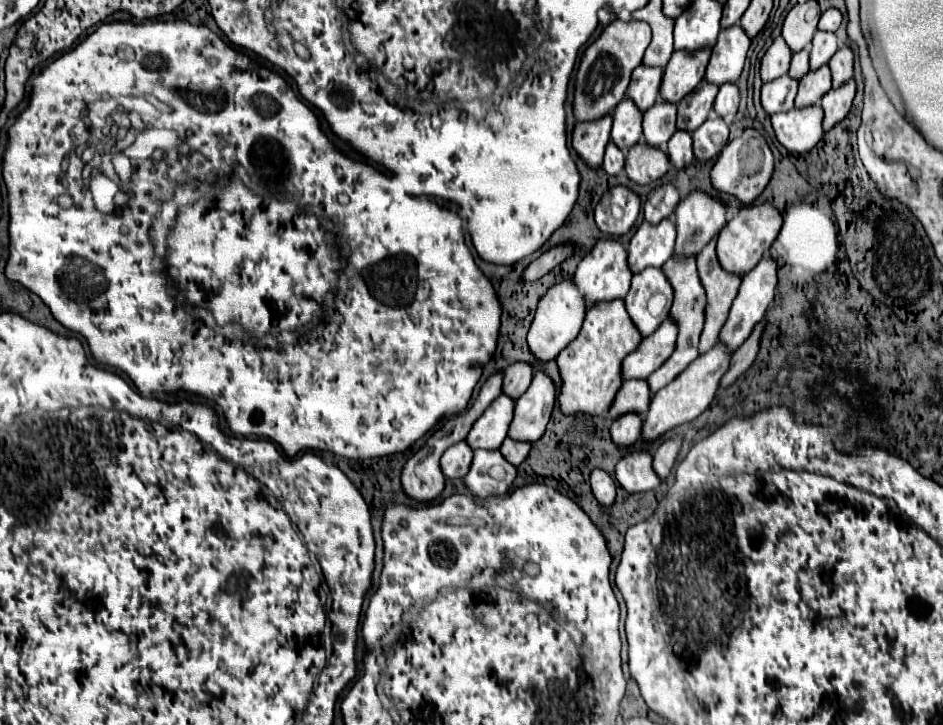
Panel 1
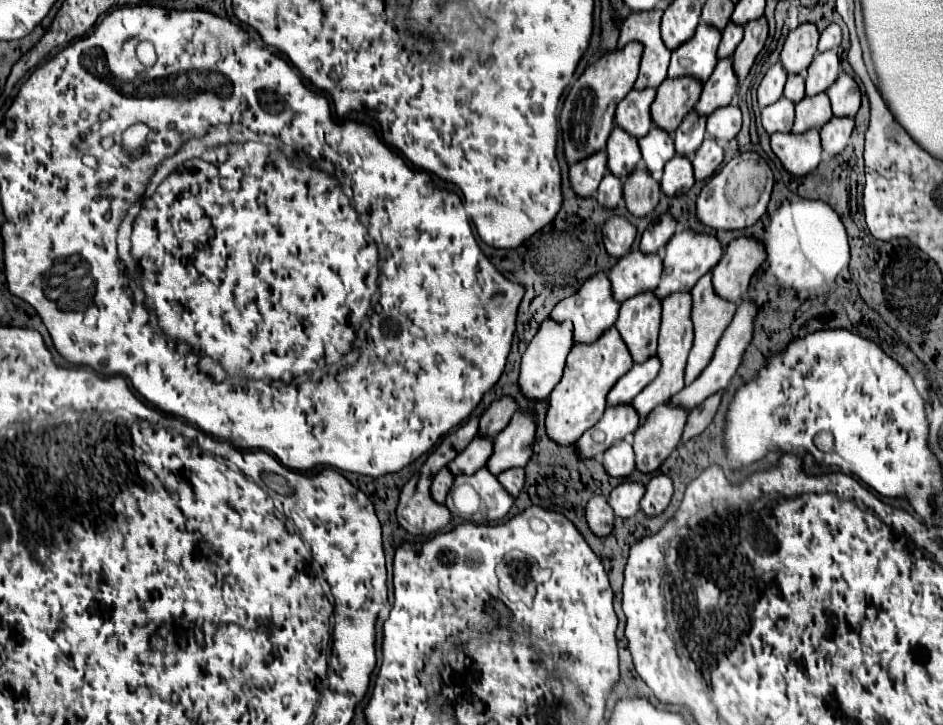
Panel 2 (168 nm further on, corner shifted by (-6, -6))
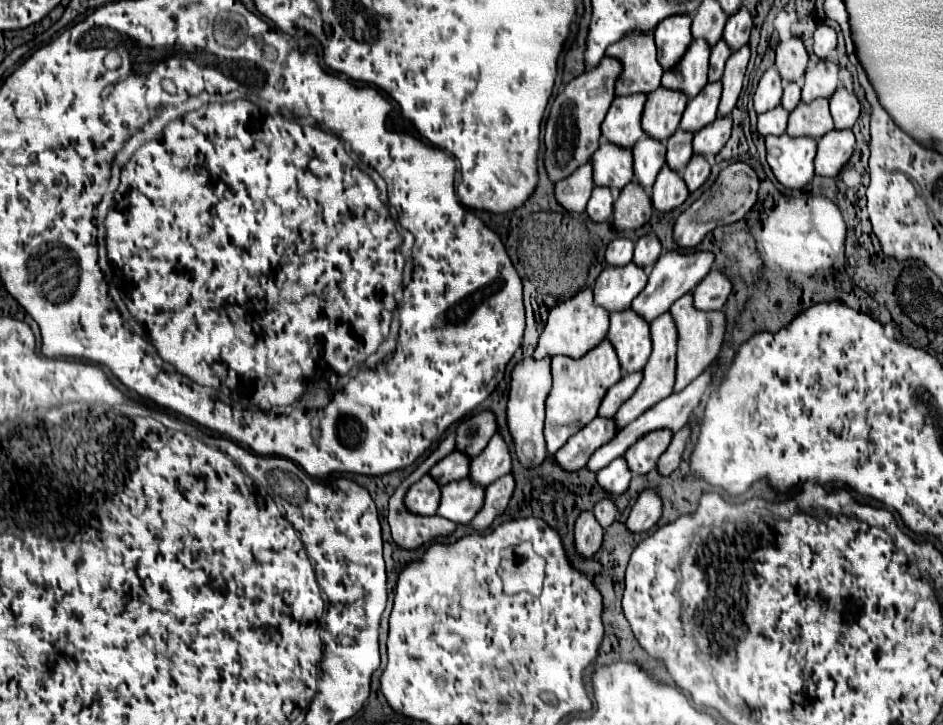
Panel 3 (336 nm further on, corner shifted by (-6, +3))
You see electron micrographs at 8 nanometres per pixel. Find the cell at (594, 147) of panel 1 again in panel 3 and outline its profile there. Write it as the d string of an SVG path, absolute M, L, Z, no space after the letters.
M592 160L582 164L582 168L574 170L570 176L556 182L558 202L570 212L584 212L594 188L592 178Z

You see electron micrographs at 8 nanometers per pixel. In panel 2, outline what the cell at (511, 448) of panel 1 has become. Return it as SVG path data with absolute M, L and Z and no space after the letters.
M508 469L506 473L498 475L498 481L512 497L518 497L518 493L524 485L524 469Z

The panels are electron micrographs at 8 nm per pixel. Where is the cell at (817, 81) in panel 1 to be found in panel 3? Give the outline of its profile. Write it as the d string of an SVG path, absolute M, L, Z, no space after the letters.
M816 98L812 102L800 102L788 118L788 130L790 136L810 136L810 138L822 138L826 132L834 130L834 120L828 110L828 98Z

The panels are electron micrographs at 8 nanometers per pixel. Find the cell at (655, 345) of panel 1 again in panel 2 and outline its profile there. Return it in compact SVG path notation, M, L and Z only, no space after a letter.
M652 357L646 363L634 365L610 389L610 393L606 395L606 405L614 407L614 405L626 405L626 403L630 403L646 385L650 385L650 381L654 381L654 377L658 375L658 369L660 369L658 357Z

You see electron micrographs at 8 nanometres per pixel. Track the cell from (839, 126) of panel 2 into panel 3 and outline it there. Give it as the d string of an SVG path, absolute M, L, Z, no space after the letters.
M830 130L818 142L818 154L814 160L816 174L836 176L852 156L852 150L854 150L852 130Z

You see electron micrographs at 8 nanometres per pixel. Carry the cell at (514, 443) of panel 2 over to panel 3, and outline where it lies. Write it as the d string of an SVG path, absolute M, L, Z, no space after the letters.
M496 432L490 438L490 444L472 458L472 468L470 468L470 478L478 480L478 484L488 486L500 476L508 474L512 470L512 456L508 450L506 440L502 438L500 432Z

